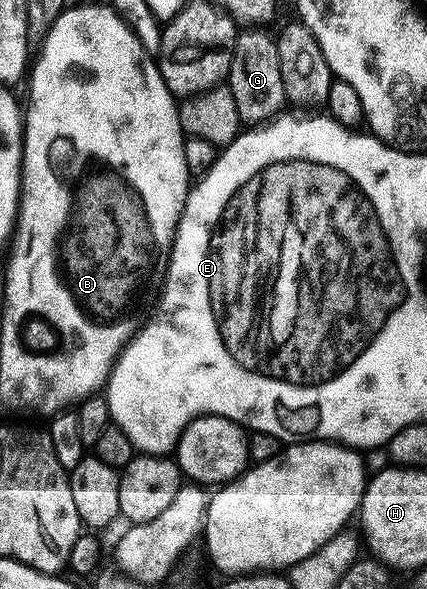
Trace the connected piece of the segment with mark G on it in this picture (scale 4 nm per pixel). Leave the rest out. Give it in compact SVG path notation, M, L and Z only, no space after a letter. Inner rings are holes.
M247 29L244 31L247 32L244 35L242 32L235 40L235 56L231 62L231 72L227 74L225 83L226 86L231 88L233 101L237 101L237 113L239 114L240 124L263 125L276 118L282 112L279 110L285 107L287 103L285 89L281 85L281 65L277 61L277 45L272 36L269 37L261 32L264 30Z

